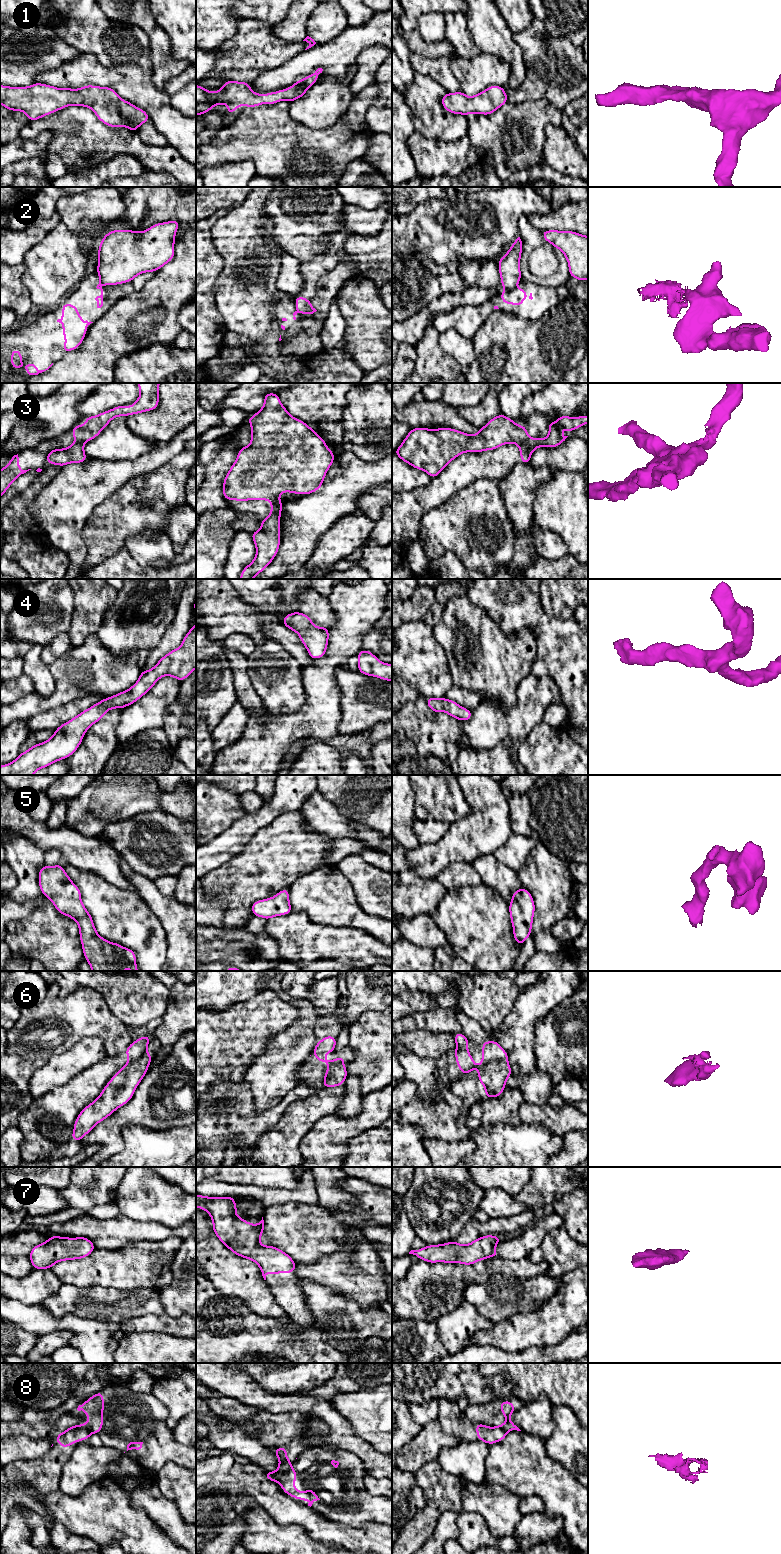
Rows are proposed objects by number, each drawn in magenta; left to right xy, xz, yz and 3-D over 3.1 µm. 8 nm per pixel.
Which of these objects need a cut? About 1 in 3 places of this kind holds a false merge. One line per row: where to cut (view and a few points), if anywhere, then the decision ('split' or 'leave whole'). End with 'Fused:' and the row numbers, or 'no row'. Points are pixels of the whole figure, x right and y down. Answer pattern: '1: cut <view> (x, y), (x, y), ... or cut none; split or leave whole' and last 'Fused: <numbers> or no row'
1: cut none; leave whole
2: cut yz (508, 287), (513, 288); split
3: cut yz (529, 438), (519, 445); split
4: cut none; leave whole
5: cut none; leave whole
6: cut yz (507, 1060), (490, 1060), (476, 1068); split
7: cut none; leave whole
8: cut xz (291, 1466), (280, 1474), (278, 1481); split
Fused: 2, 3, 6, 8

